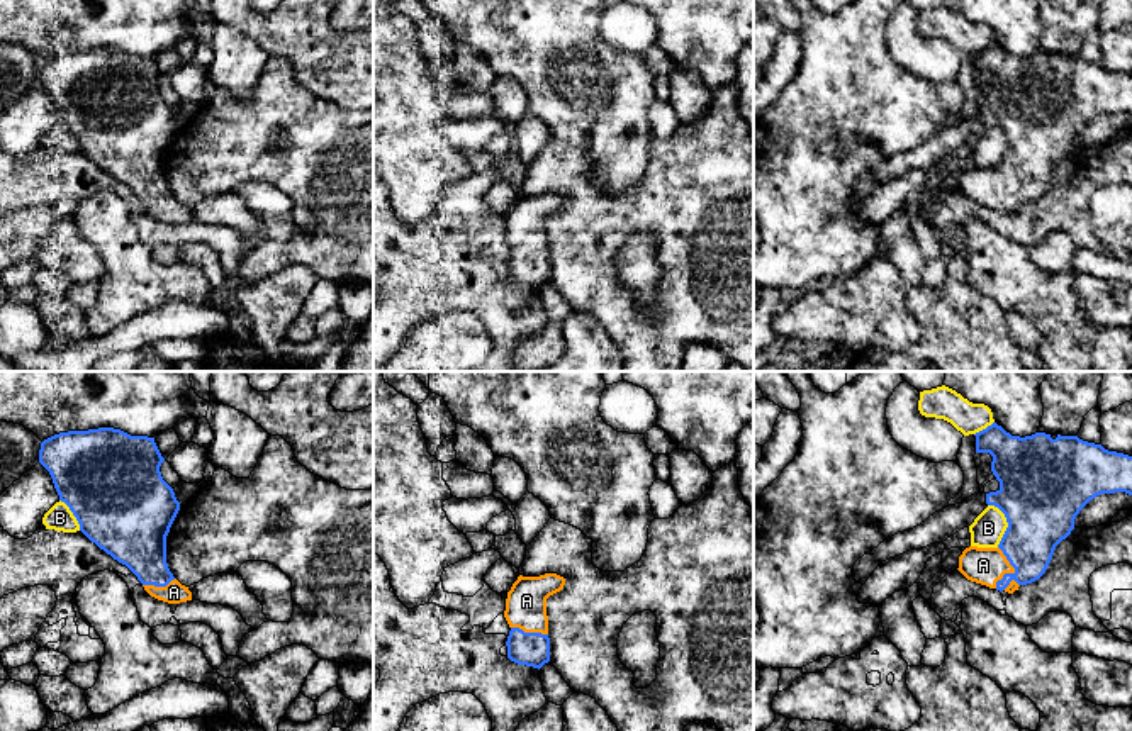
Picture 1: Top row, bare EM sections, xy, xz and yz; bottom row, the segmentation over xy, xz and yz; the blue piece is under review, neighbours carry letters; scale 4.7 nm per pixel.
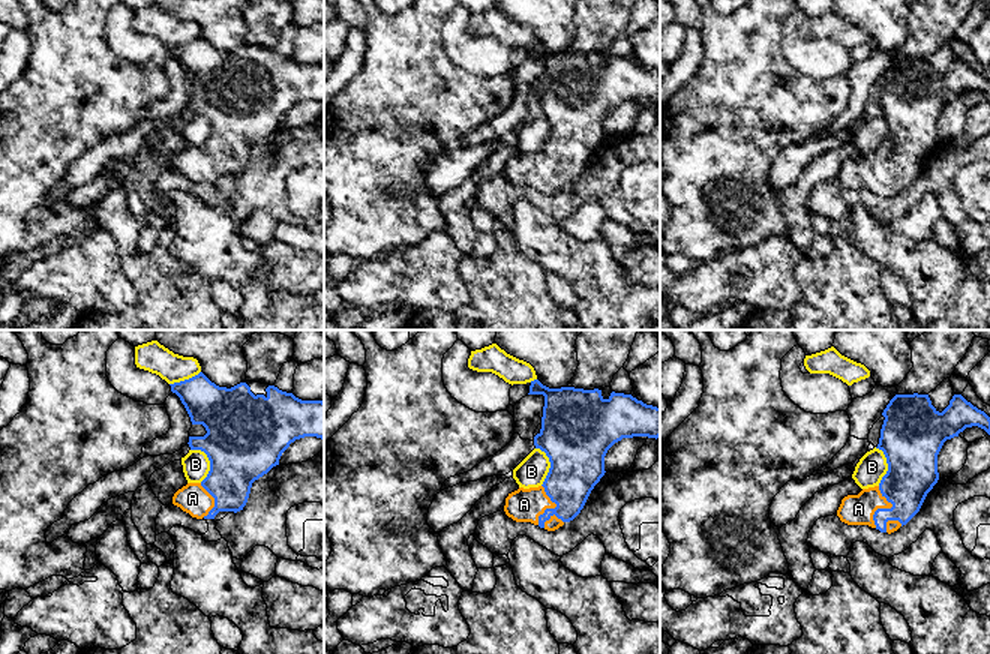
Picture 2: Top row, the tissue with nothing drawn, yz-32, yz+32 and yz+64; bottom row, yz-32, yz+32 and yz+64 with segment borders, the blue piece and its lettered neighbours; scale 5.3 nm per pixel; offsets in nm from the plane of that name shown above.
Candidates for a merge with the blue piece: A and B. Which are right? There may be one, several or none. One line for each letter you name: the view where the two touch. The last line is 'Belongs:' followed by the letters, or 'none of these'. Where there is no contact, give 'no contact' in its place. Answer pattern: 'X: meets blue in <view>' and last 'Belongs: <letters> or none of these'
A: meets blue in yz
Belongs: A

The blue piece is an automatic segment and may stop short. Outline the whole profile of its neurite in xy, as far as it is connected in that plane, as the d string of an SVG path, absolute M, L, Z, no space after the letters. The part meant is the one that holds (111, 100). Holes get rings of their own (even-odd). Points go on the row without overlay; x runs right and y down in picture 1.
M114 47L59 53L44 59L39 70L39 83L49 92L59 120L70 127L80 151L114 180L126 185L151 217L180 224L192 220L192 212L173 197L166 183L166 156L180 131L180 122L161 97L163 81L154 58L131 56Z

